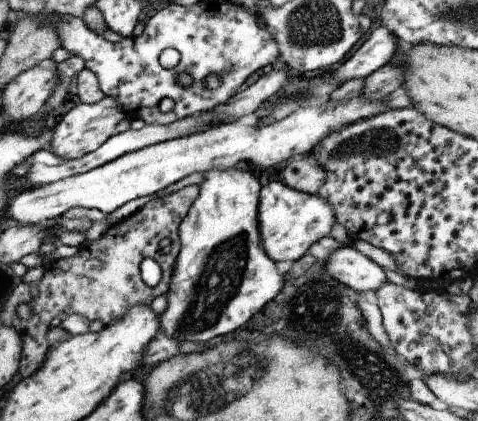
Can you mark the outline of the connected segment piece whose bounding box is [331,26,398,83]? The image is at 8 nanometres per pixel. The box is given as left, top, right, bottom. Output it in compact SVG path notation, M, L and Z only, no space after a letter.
M382 26L374 30L349 60L343 61L337 70L331 70L331 78L336 83L365 79L375 70L388 65L398 48L397 41L392 37L396 39L393 33Z

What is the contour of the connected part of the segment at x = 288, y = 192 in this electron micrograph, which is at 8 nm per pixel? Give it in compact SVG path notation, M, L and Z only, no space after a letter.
M272 181L263 186L257 210L259 233L264 252L276 263L282 260L298 260L320 238L329 236L335 222L331 203L308 193L301 193L286 186L282 181Z

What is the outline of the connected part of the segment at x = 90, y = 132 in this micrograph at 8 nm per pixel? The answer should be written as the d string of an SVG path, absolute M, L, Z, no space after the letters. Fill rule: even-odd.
M116 96L104 97L100 102L89 105L81 103L71 108L54 128L50 141L50 151L63 159L79 159L97 148L100 148L113 134L116 125L126 118L123 108L118 104Z

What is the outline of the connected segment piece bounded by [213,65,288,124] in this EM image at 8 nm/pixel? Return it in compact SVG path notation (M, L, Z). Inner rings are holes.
M277 65L272 71L259 78L255 84L237 92L226 102L214 107L213 112L217 117L217 122L233 123L242 116L248 116L248 114L258 111L267 99L288 82L287 69L283 65Z

